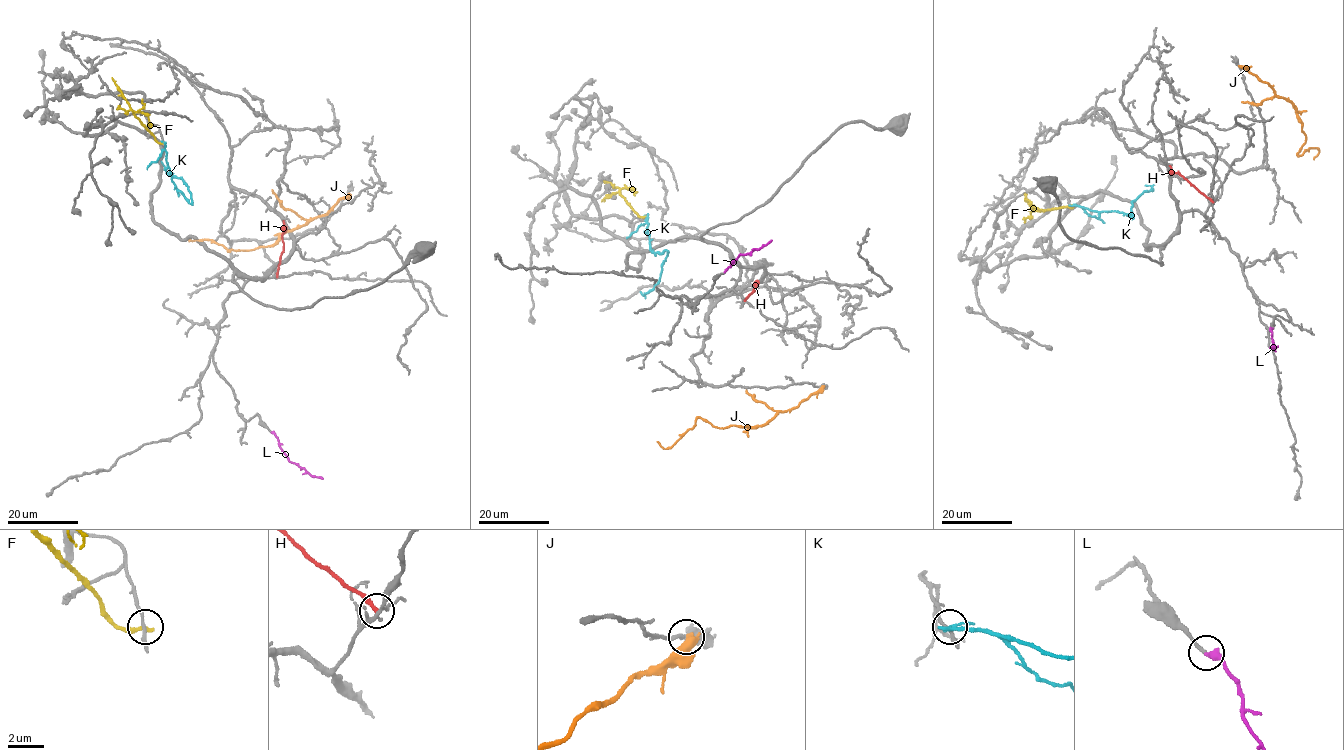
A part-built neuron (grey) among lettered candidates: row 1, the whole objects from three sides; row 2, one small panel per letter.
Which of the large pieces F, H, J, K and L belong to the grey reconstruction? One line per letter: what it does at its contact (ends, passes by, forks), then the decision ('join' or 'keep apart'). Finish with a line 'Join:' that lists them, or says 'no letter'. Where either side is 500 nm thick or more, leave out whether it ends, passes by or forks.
F: it ends there; keep apart
H: it ends there; keep apart
J: it ends there; keep apart
K: it passes by; keep apart
L: it ends there; join
Join: L

